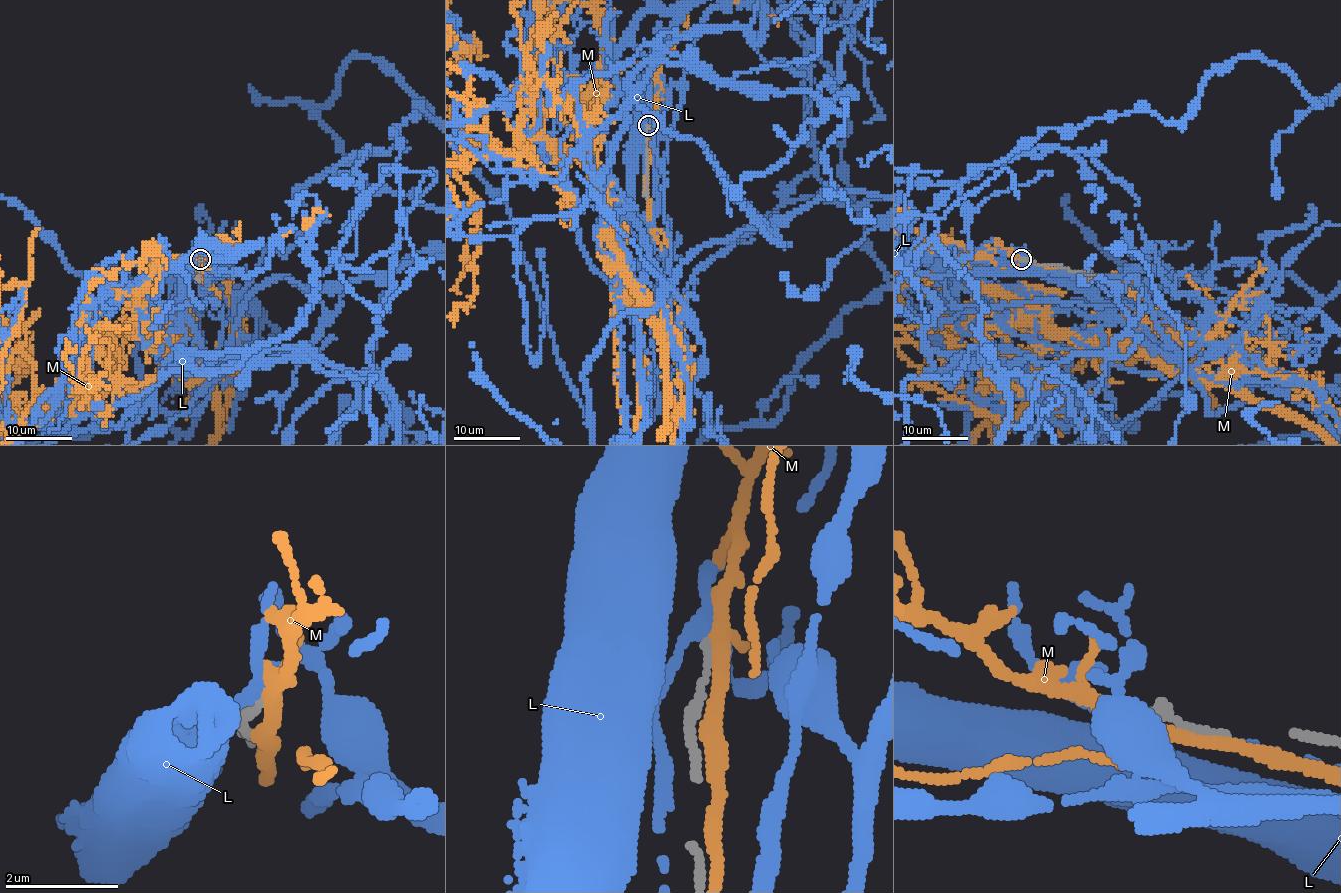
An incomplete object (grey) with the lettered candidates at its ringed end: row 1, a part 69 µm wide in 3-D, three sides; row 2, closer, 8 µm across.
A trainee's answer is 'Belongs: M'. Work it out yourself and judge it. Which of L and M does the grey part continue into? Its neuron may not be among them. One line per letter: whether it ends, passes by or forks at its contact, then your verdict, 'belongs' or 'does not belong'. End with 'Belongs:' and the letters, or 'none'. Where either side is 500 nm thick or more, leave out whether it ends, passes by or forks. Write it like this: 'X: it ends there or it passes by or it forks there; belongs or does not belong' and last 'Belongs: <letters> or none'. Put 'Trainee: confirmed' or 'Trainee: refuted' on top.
Trainee: refuted
L: it forks there; does not belong
M: it passes by; does not belong
Belongs: none

